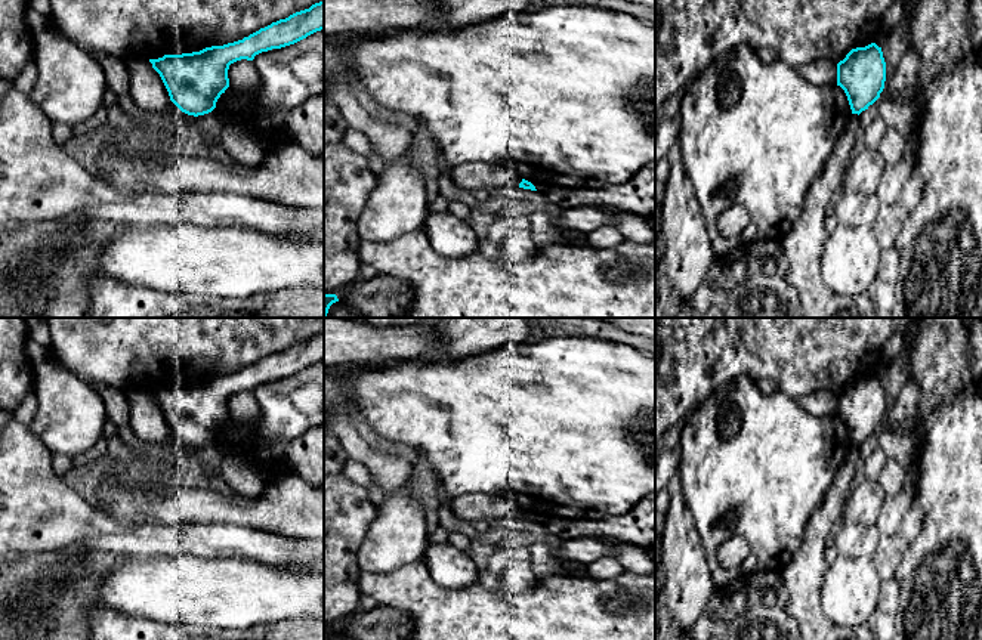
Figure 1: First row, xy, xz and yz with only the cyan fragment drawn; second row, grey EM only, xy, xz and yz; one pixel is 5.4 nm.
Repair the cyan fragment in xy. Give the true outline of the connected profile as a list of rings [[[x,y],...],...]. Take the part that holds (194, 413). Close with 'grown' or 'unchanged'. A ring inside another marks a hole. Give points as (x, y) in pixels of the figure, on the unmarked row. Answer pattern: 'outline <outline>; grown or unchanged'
outline [[[324,331],[243,371],[192,384],[164,386],[149,393],[160,405],[170,432],[182,443],[198,448],[211,443],[220,426],[229,418],[231,395],[241,390],[253,392],[262,383],[294,375],[321,361],[324,361]]]; unchanged

